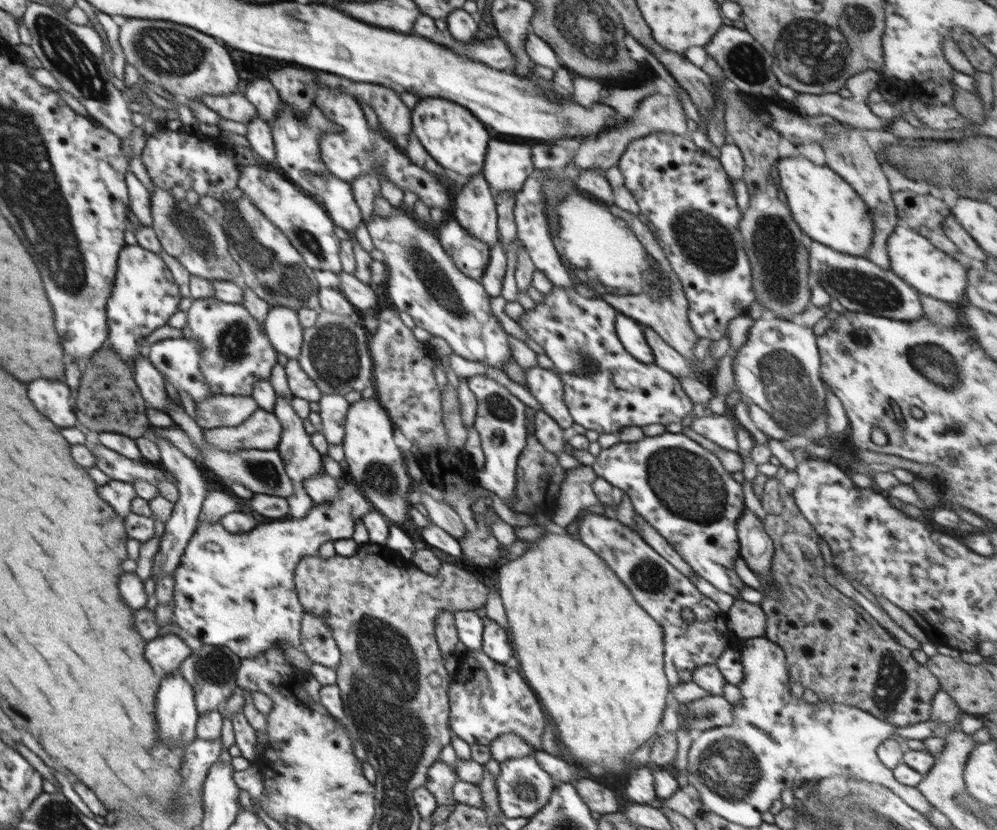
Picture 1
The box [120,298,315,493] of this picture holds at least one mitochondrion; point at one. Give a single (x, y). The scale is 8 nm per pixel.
(234, 343)

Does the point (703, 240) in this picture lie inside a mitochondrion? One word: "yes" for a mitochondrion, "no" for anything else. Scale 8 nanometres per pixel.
yes

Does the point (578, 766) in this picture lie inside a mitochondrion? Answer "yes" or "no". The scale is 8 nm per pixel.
no

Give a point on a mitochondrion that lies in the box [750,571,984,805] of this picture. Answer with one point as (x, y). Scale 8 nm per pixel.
(890, 683)

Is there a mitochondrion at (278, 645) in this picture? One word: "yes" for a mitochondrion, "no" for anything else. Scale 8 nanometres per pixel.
no

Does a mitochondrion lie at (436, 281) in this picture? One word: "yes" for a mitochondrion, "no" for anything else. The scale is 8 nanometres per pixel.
yes

